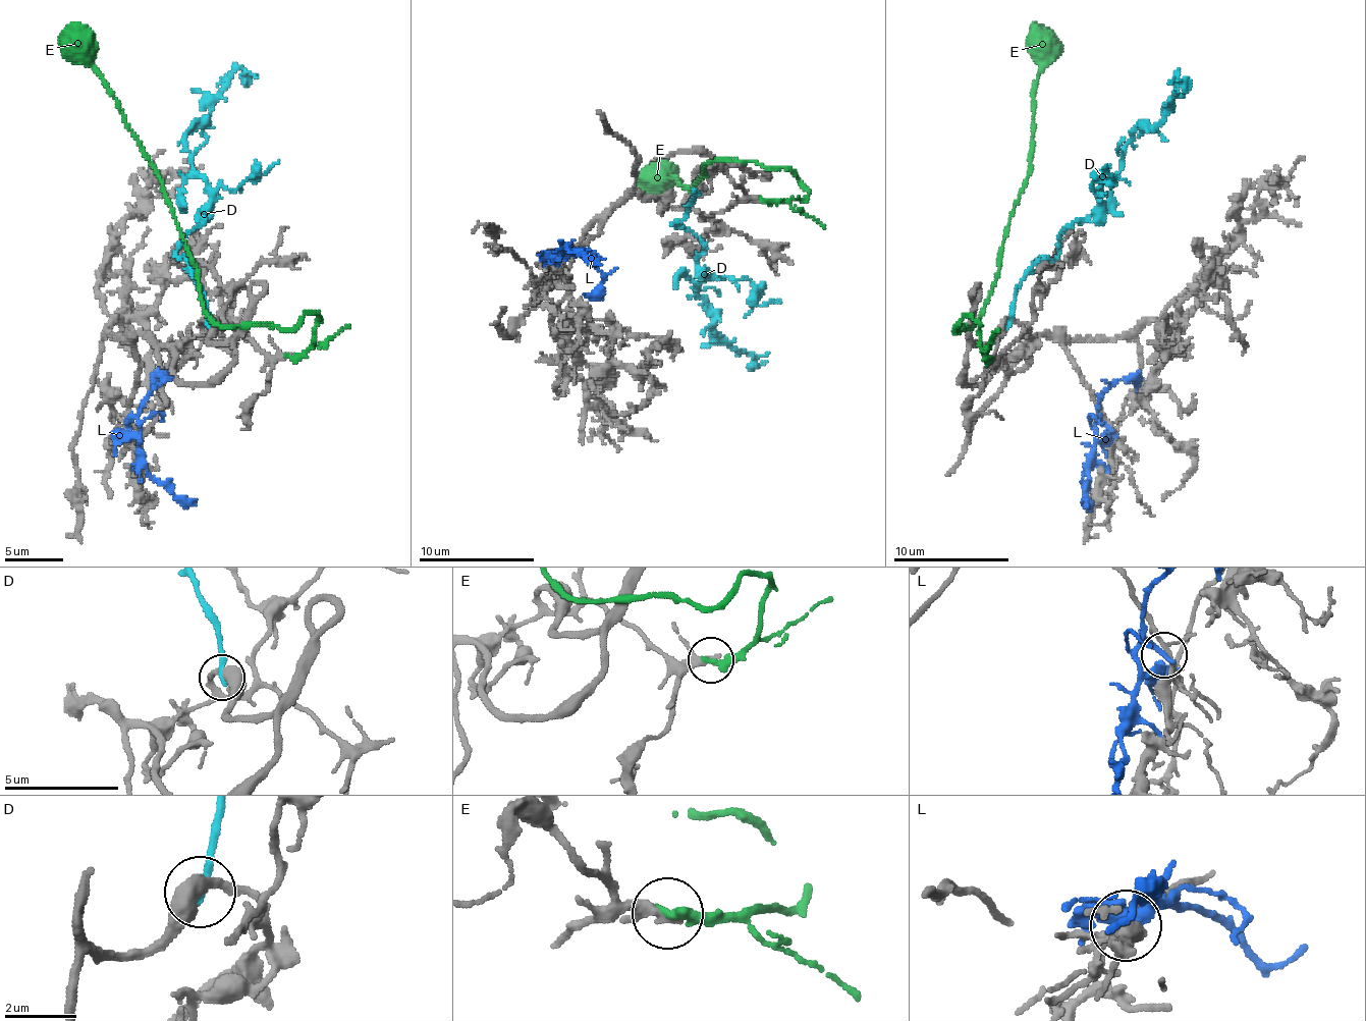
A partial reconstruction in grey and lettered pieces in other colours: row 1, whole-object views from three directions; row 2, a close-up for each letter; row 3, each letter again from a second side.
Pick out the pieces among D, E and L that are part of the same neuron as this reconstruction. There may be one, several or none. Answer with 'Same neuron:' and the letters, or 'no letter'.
Same neuron: D

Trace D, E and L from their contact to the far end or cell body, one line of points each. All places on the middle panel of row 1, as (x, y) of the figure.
D: (694, 189), (674, 222), (704, 245), (698, 265), (708, 276), (697, 290), (716, 332), (757, 358), (750, 367)
E: (762, 199), (801, 199), (806, 186), (784, 166), (711, 160), (696, 189), (664, 177), (661, 165)
L: (557, 260), (566, 252), (560, 252), (564, 249), (585, 253), (600, 265)

